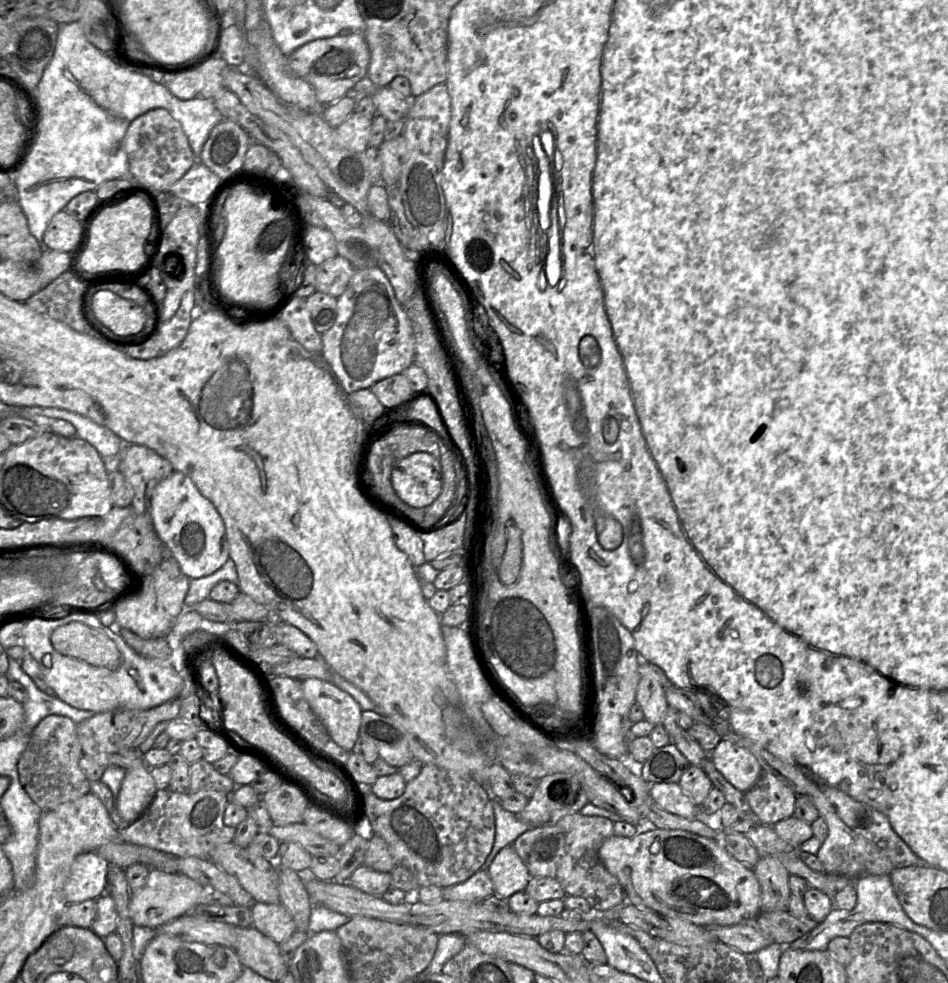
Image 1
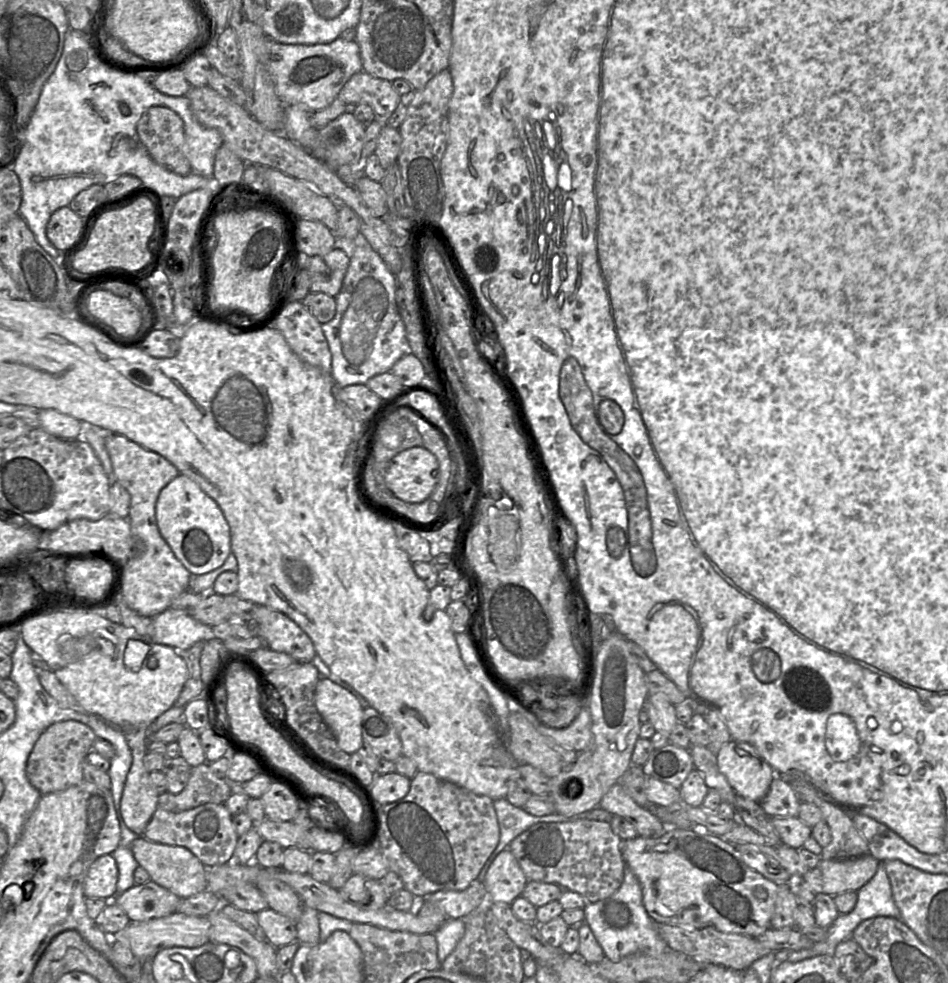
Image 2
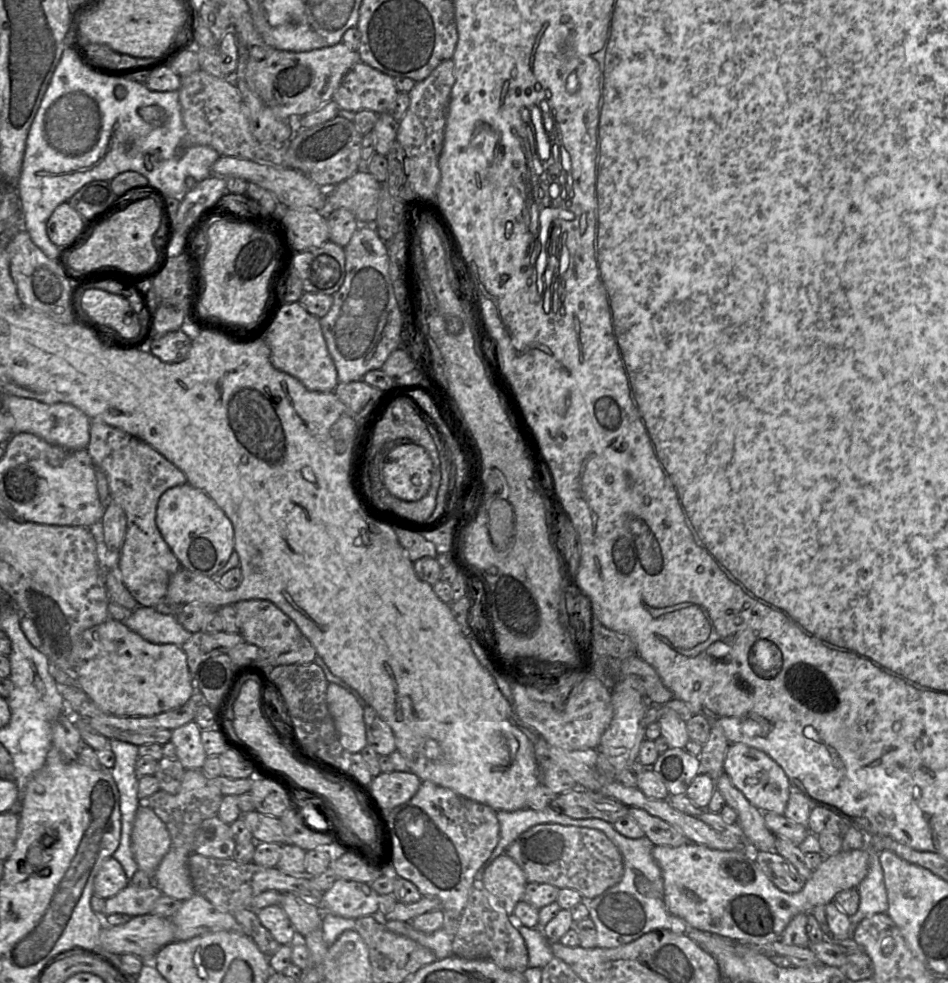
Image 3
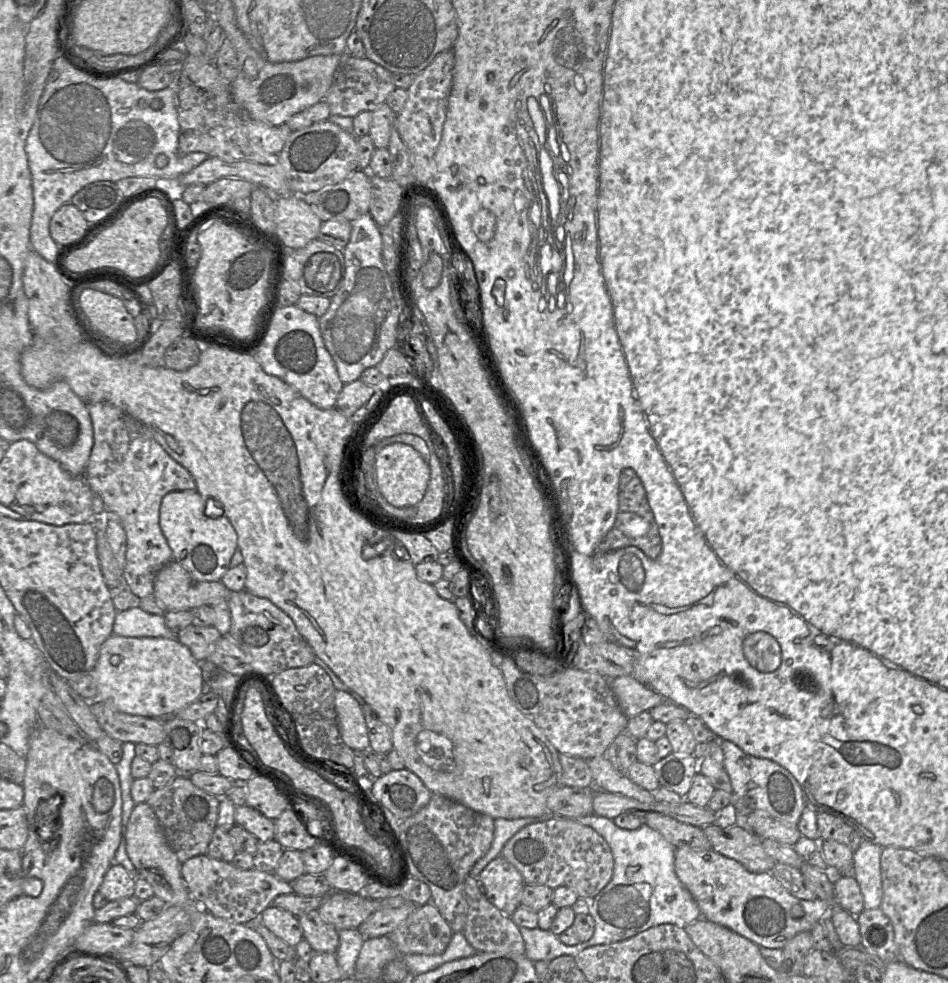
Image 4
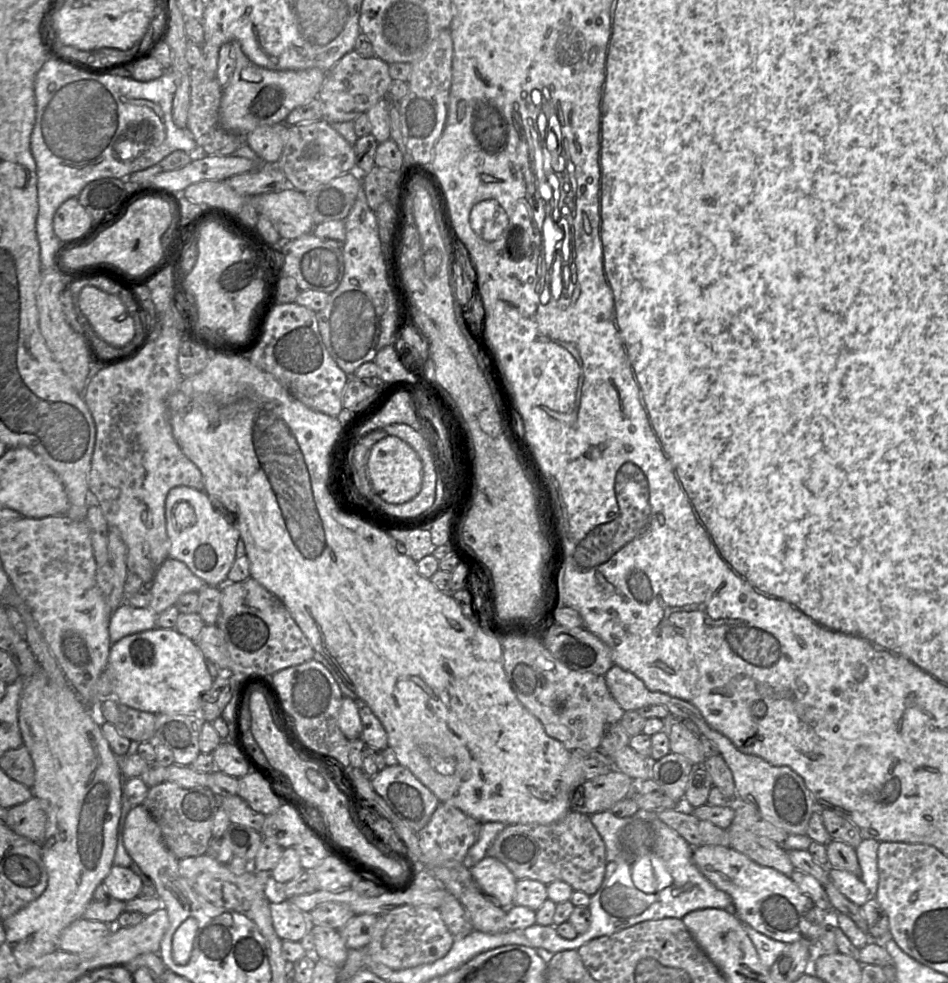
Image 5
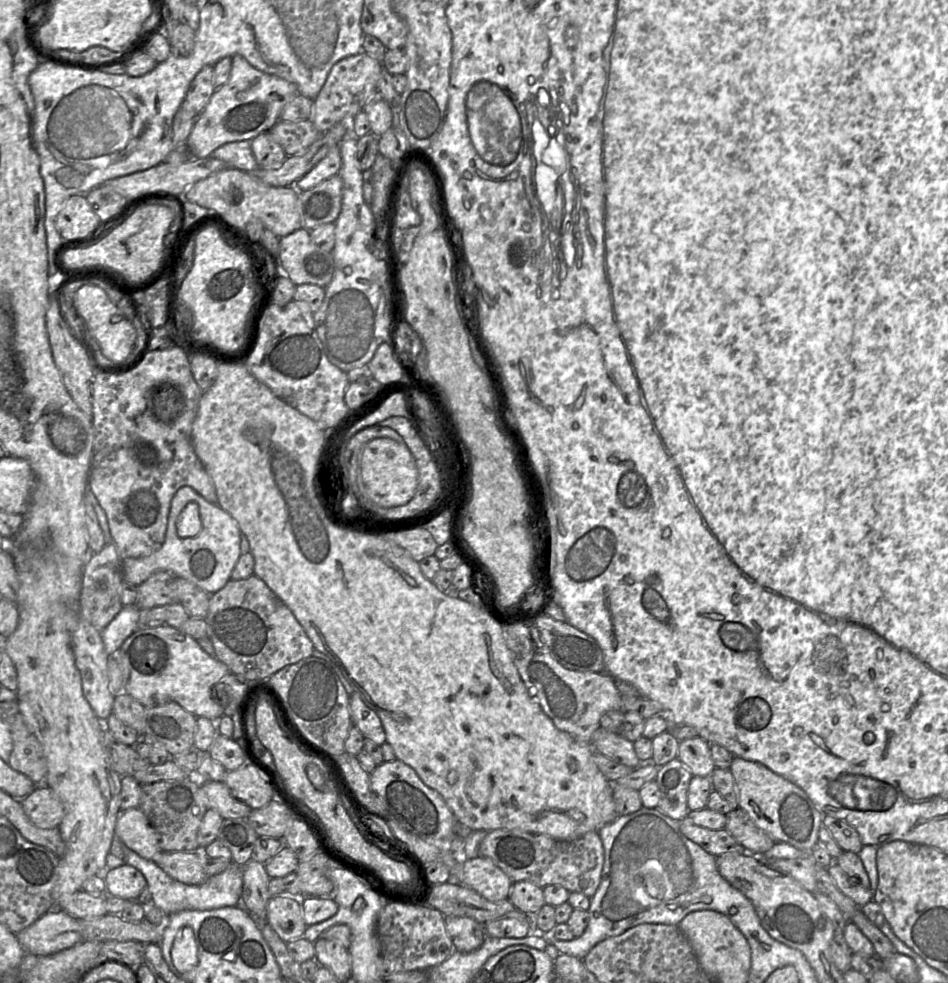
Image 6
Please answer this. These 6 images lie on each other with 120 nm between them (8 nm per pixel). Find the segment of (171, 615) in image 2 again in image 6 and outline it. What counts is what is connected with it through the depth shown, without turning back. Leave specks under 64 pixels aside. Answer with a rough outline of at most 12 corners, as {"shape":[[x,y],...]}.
{"shape":[[126,605],[101,631],[116,654],[139,627],[140,609]]}

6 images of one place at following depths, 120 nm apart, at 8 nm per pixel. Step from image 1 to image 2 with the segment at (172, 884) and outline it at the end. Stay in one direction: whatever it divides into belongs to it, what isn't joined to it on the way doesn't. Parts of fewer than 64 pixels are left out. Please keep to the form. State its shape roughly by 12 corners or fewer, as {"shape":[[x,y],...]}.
{"shape":[[152,880],[116,895],[130,922],[176,912],[181,898]]}

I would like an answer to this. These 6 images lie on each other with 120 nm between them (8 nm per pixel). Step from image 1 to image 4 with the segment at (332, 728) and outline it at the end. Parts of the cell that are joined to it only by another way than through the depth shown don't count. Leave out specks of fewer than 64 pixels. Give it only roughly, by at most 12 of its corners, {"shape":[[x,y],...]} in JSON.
{"shape":[[337,689],[338,728],[353,750],[369,748],[361,705]]}

